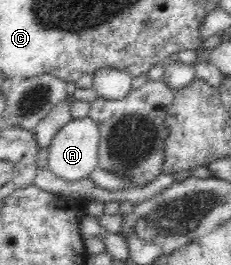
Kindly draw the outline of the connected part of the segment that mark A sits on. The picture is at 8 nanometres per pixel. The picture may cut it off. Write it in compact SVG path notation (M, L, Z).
M89 116L72 119L66 123L50 141L46 169L65 181L79 181L89 178L98 166L98 145L100 142L99 126Z

